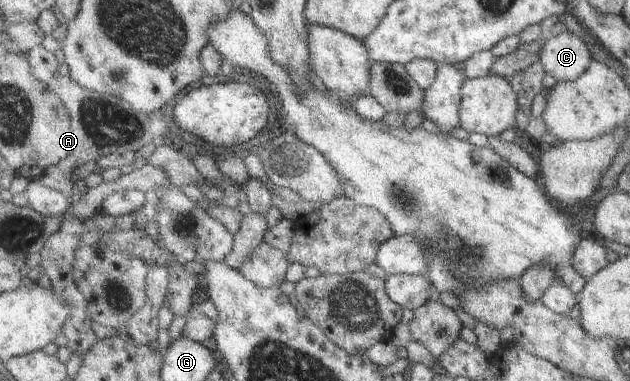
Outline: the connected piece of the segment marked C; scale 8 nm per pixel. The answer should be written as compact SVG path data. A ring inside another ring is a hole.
M567 30L547 39L541 55L546 73L557 82L577 79L591 61L583 41Z

